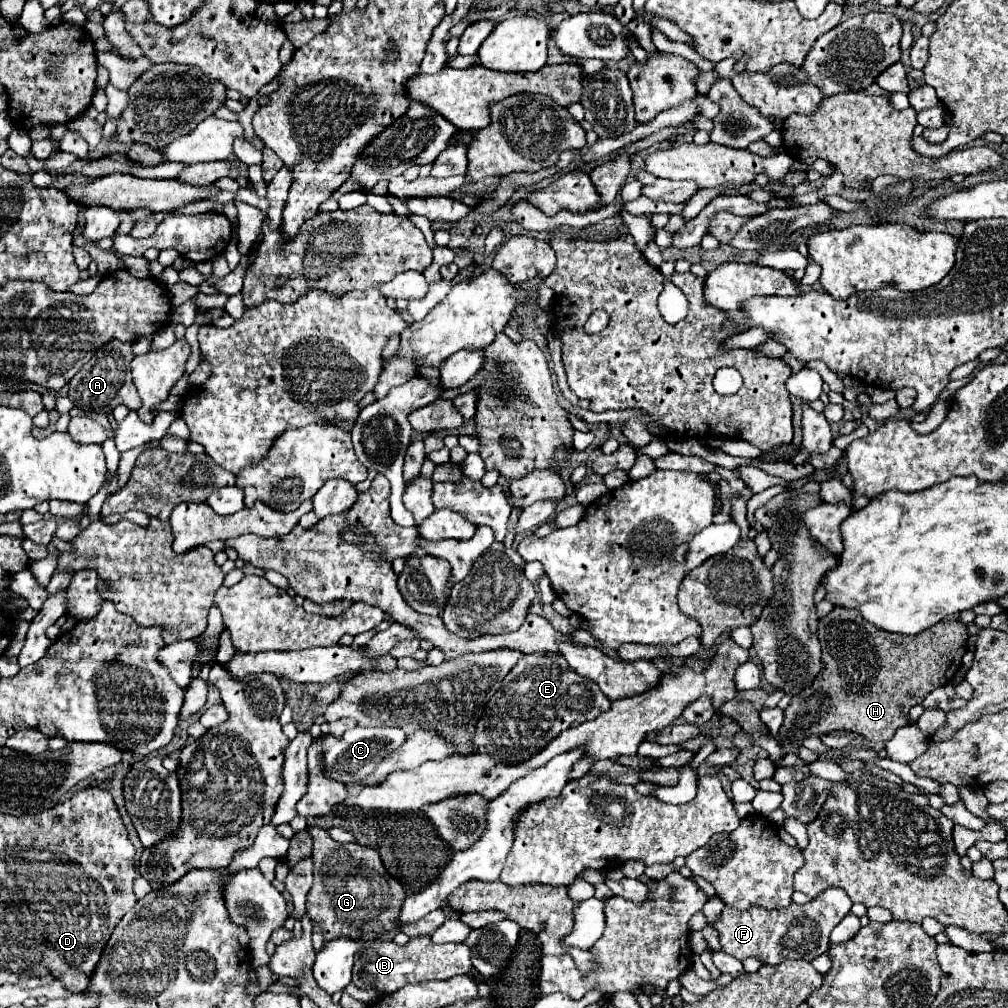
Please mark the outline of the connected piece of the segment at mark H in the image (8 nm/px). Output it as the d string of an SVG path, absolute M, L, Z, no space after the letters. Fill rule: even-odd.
M835 606L827 616L823 616L823 618L819 620L819 640L821 640L821 648L823 648L823 658L821 658L821 660L823 660L823 670L821 670L821 674L817 676L815 684L813 684L811 688L807 688L805 692L793 696L791 704L785 708L785 720L783 720L781 728L779 728L779 744L781 744L781 746L789 746L789 744L791 744L793 748L799 748L805 738L809 738L809 736L821 736L821 734L827 734L827 732L833 732L833 730L857 732L857 734L861 734L863 738L867 738L867 740L871 740L871 742L879 742L879 744L891 740L893 734L907 724L907 712L909 712L915 704L921 704L923 698L925 698L931 690L935 690L935 688L945 686L945 684L951 682L951 678L955 676L955 672L961 668L961 658L963 658L963 654L965 654L965 650L967 650L967 638L969 638L967 626L965 626L963 622L959 622L959 620L941 620L939 624L935 624L935 626L929 628L929 630L925 630L923 634L905 636L905 634L883 632L883 630L875 628L871 622L863 620L863 618L859 616L859 612L855 612L855 610L851 610L851 608L839 608L839 606Z

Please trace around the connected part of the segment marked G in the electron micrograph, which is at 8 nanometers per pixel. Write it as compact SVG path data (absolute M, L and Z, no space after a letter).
M315 844L313 852L313 886L307 894L307 914L311 922L321 926L323 942L335 936L359 938L367 932L379 932L379 936L389 936L395 930L395 916L405 900L403 886L387 874L381 866L377 850L355 844L337 844L335 850L325 850L325 846Z

